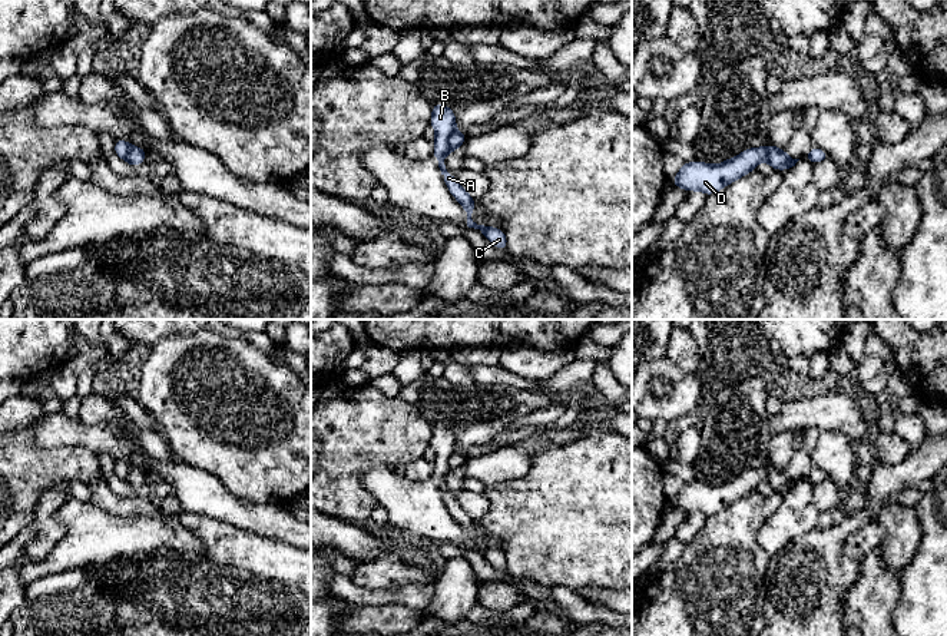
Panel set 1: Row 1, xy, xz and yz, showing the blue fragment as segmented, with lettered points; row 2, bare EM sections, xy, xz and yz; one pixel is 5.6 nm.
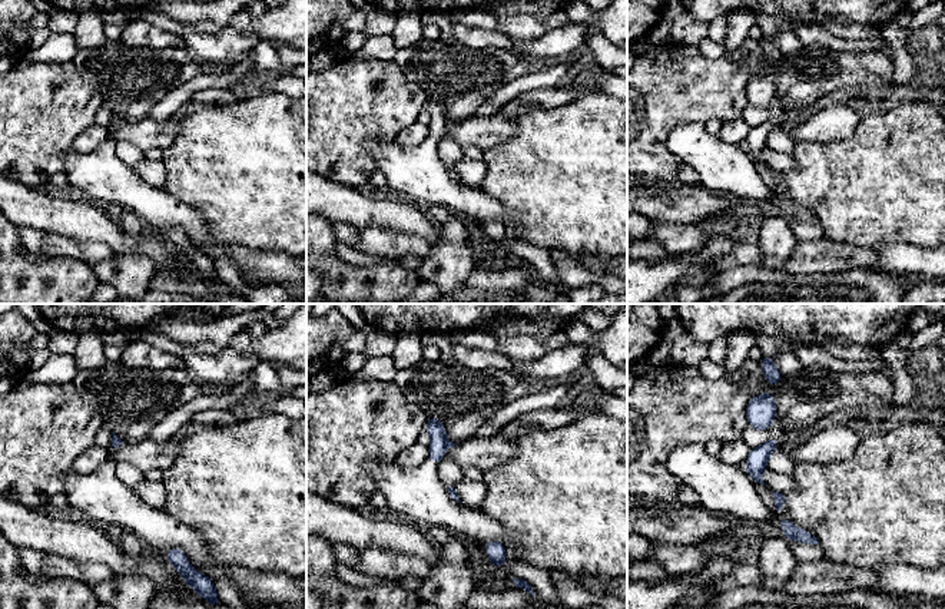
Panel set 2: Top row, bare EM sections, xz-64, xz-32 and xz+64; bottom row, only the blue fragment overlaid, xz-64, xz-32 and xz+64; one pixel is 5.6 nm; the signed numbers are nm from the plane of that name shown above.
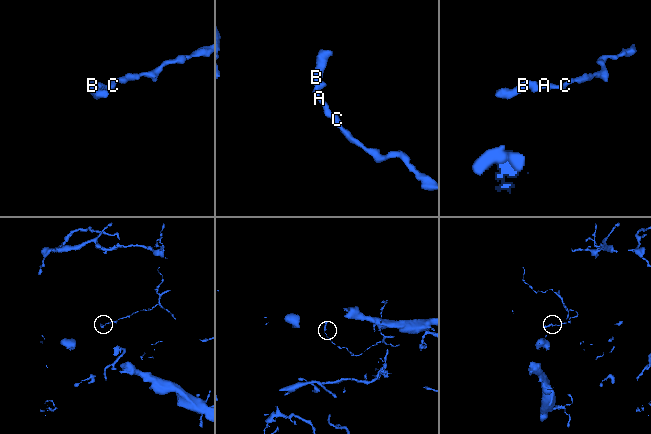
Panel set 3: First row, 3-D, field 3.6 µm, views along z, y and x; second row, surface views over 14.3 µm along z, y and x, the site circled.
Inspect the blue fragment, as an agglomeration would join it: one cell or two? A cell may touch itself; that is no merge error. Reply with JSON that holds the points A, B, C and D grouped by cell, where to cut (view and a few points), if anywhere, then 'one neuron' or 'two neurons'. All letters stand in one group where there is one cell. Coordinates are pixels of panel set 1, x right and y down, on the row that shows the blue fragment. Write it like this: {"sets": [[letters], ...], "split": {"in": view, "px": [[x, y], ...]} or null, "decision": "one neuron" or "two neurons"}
{"sets": [["A", "C"], ["B", "D"]], "split": {"in": "xz", "px": [[454, 129], [449, 139], [449, 149], [439, 158]]}, "decision": "two neurons"}

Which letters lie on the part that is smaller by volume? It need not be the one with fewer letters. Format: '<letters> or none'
A, C

